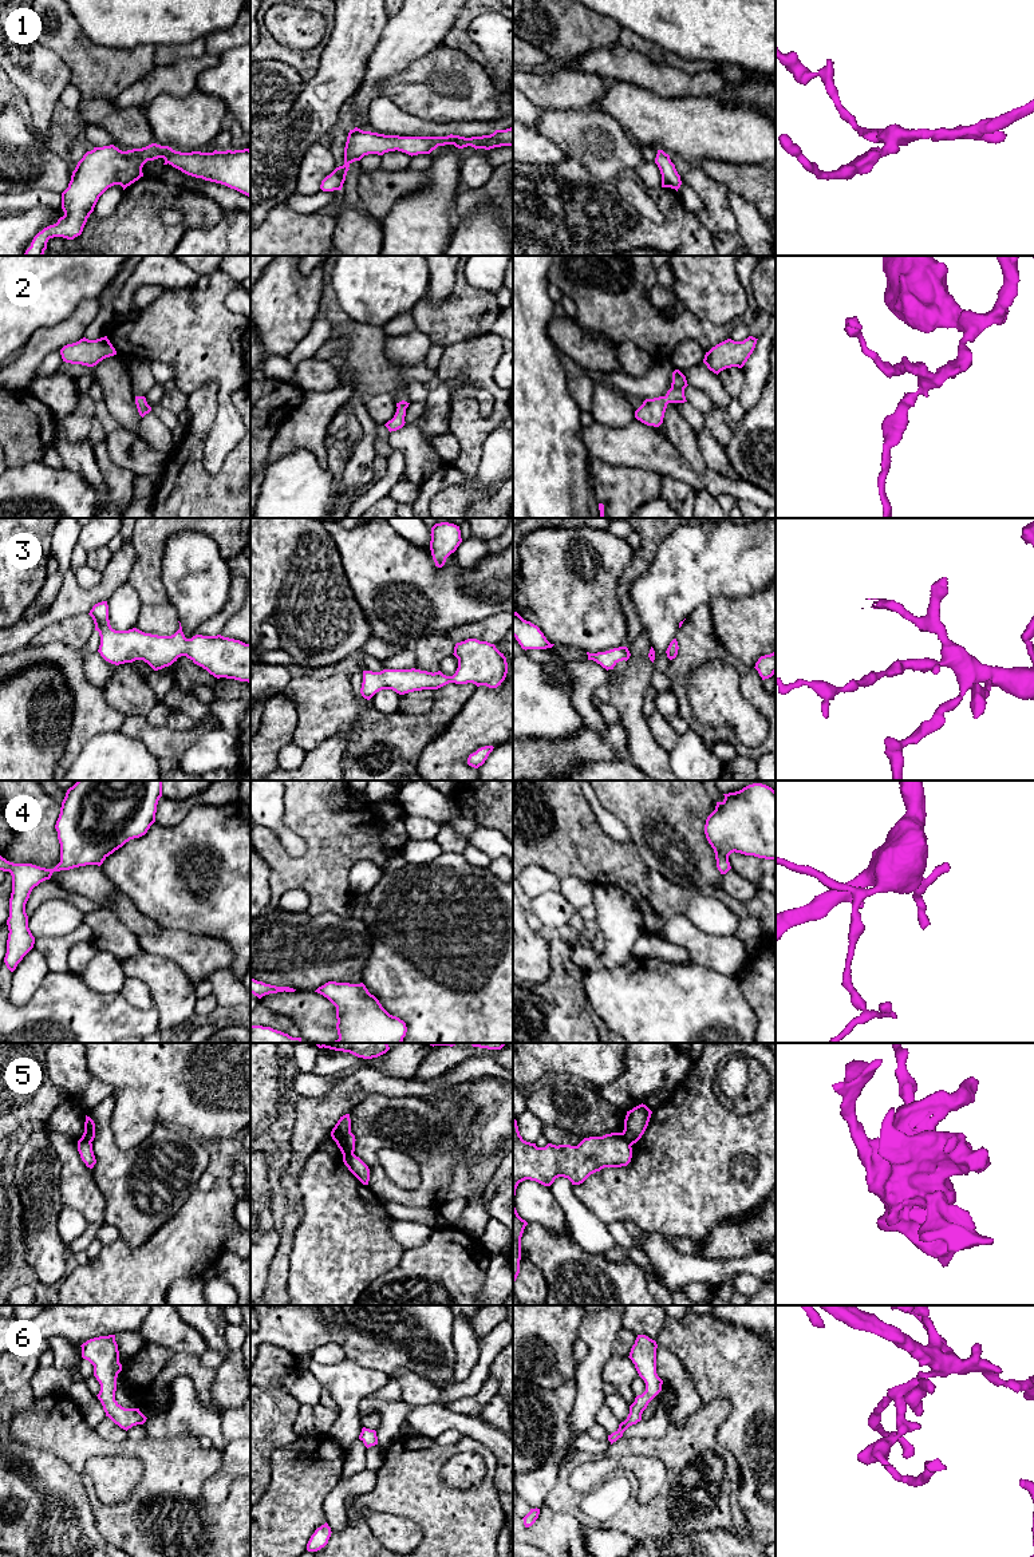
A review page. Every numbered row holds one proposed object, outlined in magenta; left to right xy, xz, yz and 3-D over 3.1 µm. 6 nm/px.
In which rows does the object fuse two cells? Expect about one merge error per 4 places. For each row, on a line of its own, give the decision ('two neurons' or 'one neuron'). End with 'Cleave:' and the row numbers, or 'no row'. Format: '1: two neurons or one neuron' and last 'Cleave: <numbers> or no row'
1: one neuron
2: one neuron
3: one neuron
4: one neuron
5: two neurons
6: one neuron
Cleave: 5

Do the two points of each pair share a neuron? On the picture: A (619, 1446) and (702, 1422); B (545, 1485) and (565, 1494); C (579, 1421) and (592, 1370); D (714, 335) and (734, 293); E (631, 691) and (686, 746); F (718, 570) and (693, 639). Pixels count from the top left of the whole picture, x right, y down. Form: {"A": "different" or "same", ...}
{"A": "same", "B": "different", "C": "same", "D": "different", "E": "different", "F": "different"}

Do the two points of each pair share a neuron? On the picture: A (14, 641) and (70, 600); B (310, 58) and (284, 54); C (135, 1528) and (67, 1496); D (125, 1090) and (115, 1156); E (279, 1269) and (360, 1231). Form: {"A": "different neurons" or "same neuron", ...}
{"A": "same neuron", "B": "same neuron", "C": "different neurons", "D": "different neurons", "E": "different neurons"}

